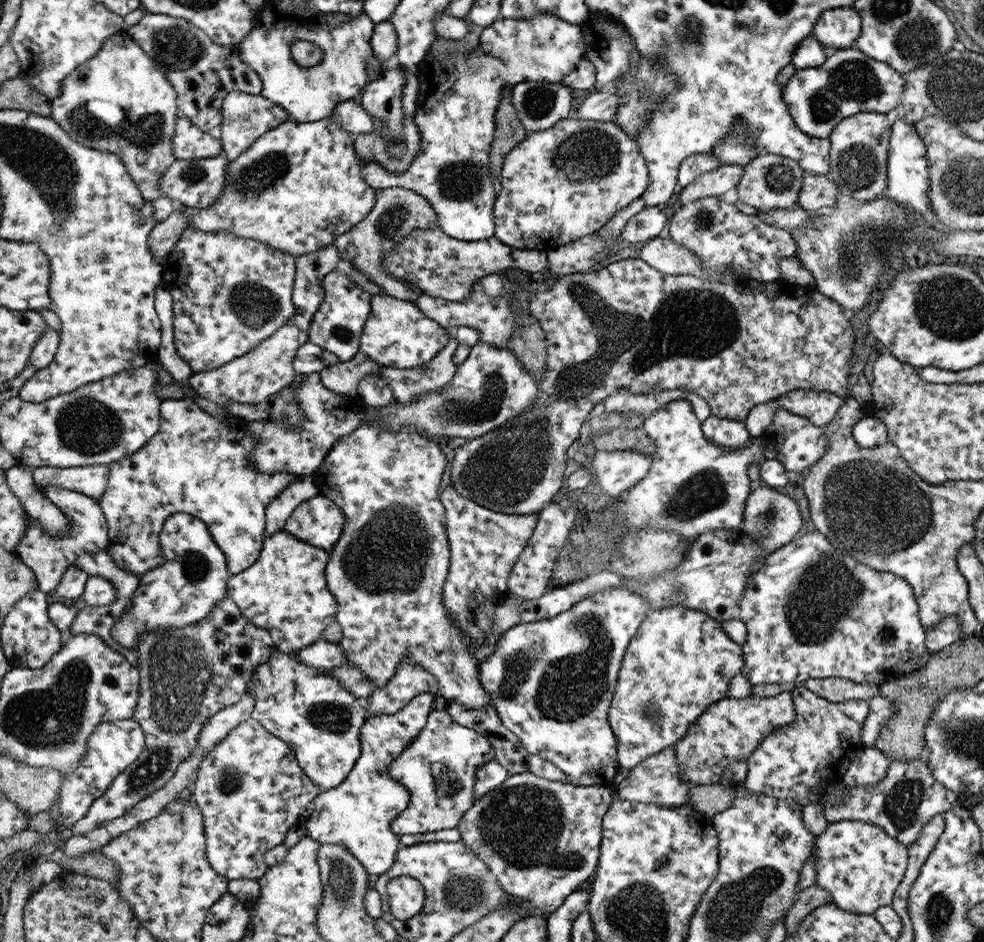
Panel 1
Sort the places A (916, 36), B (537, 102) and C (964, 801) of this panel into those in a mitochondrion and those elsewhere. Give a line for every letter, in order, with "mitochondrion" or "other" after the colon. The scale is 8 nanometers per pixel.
A: mitochondrion
B: mitochondrion
C: other

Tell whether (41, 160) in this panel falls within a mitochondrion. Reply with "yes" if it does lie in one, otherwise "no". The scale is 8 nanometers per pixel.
yes

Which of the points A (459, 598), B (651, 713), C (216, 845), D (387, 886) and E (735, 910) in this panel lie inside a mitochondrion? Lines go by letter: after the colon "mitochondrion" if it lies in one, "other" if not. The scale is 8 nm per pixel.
A: other
B: mitochondrion
C: other
D: other
E: mitochondrion

